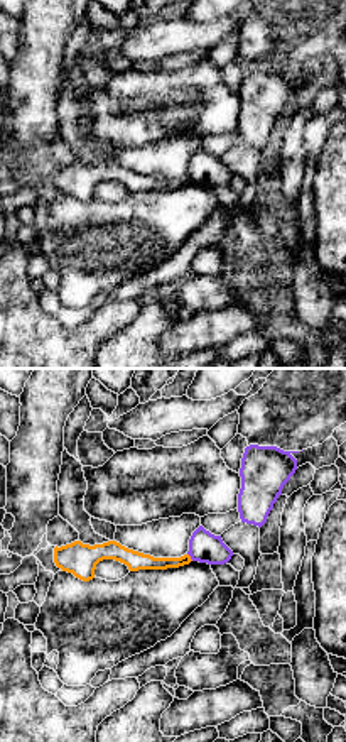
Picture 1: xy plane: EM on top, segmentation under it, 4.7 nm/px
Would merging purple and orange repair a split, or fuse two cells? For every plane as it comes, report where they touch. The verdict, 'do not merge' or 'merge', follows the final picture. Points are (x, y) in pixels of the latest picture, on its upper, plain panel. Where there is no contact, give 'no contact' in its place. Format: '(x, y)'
(189, 176)

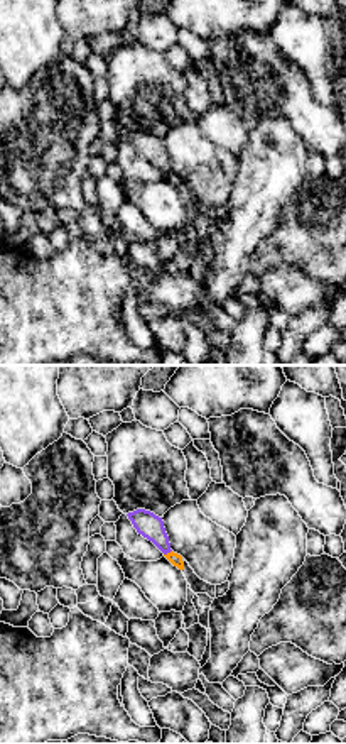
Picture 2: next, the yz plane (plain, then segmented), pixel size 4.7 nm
(167, 173)

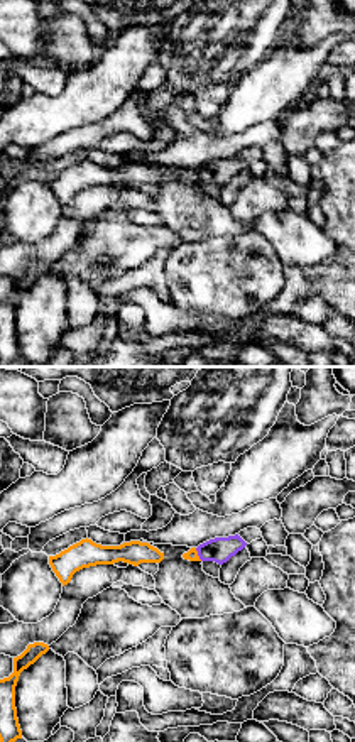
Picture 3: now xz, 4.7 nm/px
(198, 176)

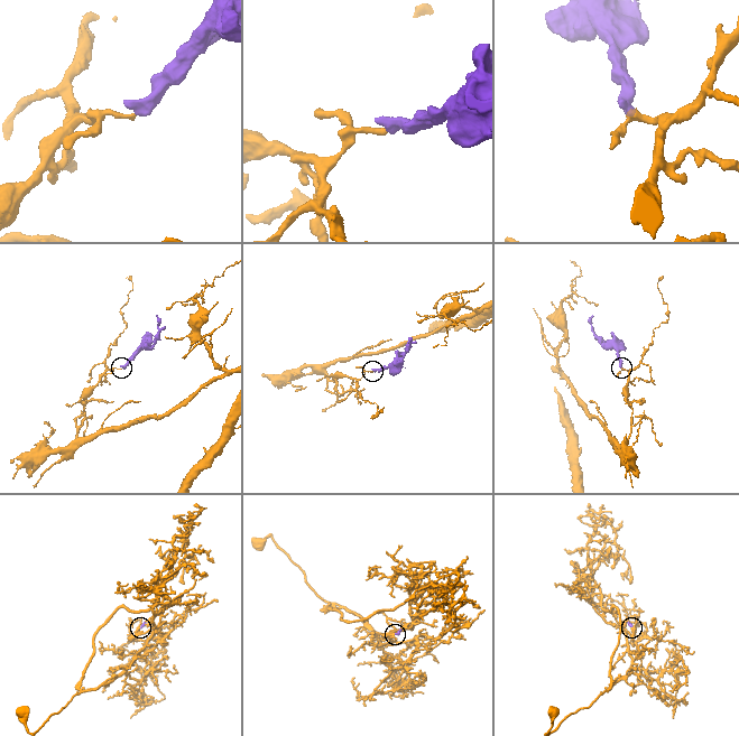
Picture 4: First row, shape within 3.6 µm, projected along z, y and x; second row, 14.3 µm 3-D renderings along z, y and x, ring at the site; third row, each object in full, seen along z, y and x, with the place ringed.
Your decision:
do not merge

